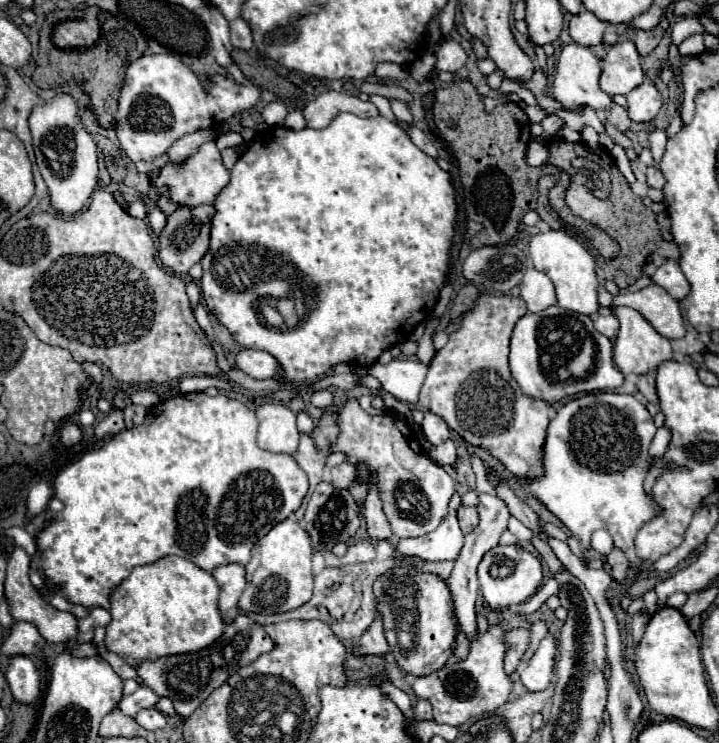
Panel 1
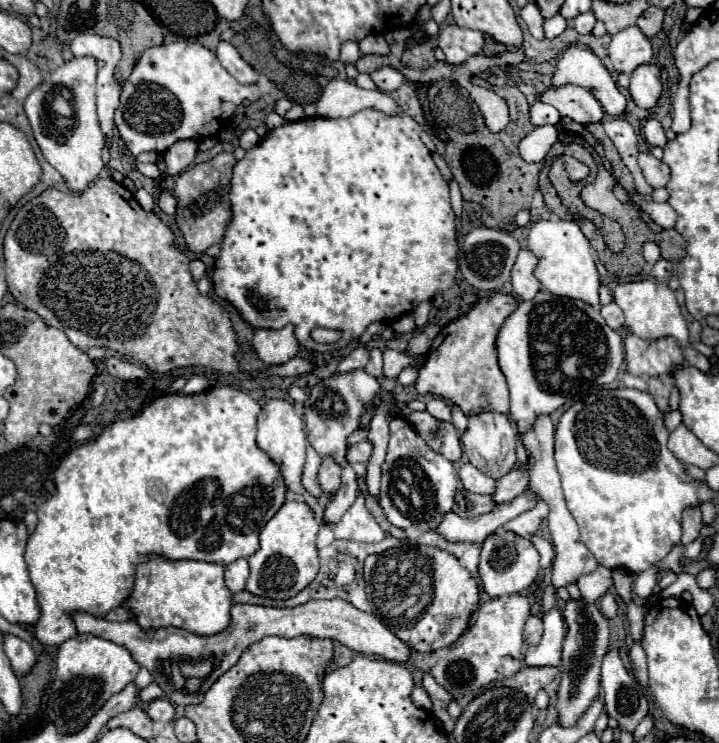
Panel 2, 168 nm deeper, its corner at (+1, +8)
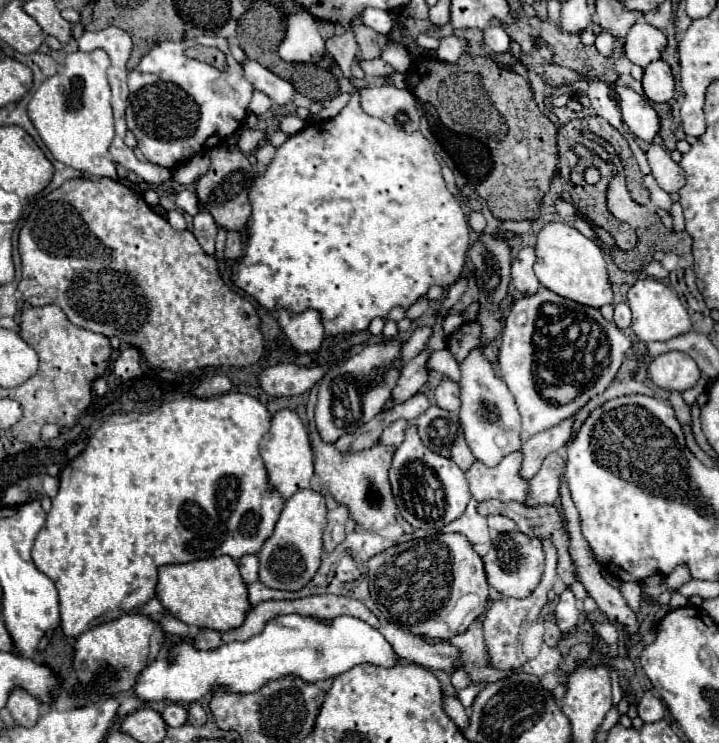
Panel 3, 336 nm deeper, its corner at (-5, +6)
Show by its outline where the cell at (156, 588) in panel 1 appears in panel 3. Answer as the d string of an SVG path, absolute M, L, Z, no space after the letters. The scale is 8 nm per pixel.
M230 556L162 566L158 570L156 598L180 622L216 632L228 632L242 626L246 612L250 610L248 588L238 572L238 564Z

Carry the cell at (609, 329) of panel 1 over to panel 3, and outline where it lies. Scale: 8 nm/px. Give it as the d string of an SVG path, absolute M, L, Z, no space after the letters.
M616 304L614 306L614 322L620 330L630 326L630 308L628 308L628 304Z

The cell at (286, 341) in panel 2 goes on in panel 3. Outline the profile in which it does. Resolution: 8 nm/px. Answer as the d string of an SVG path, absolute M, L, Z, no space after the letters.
M278 310L278 326L284 332L288 344L304 354L316 352L324 340L324 328L316 310L306 310L302 314L292 314L286 310Z

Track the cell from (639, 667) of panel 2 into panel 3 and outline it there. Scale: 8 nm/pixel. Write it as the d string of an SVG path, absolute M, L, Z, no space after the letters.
M646 690L642 700L638 702L638 716L642 718L642 722L650 724L650 722L660 722L664 720L664 704L662 700L652 692L652 690Z

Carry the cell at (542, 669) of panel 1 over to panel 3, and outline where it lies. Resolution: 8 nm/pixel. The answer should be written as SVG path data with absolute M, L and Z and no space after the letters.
M564 590L560 594L560 600L558 600L556 610L554 610L554 618L556 618L556 624L562 632L562 638L568 636L568 632L576 626L578 614L580 614L580 610L578 610L578 602L576 602L574 594L570 590Z

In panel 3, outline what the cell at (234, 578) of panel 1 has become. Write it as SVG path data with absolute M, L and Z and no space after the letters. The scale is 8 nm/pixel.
M248 554L248 556L242 556L238 560L238 568L240 568L240 574L242 574L242 580L250 586L258 580L258 558Z

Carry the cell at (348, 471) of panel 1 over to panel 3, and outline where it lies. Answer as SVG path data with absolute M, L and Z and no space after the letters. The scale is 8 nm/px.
M396 420L392 422L384 432L382 438L378 438L378 444L382 446L398 446L404 440L404 428L408 426L408 420Z

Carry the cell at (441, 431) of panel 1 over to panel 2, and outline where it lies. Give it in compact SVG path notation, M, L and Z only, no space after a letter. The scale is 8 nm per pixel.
M432 398L428 404L426 404L426 410L436 416L438 420L450 420L450 402L444 400L444 398Z

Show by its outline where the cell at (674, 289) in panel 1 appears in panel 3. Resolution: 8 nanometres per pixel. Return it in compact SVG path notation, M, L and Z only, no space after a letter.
M650 262L644 272L650 276L650 278L656 278L656 280L664 280L668 276L668 270L660 264L660 262Z

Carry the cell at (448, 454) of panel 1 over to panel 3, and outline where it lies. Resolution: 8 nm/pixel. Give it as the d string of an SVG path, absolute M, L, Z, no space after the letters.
M432 404L424 414L416 418L416 426L422 442L436 454L454 460L462 470L474 464L474 456L464 440L462 424L458 414L446 412Z

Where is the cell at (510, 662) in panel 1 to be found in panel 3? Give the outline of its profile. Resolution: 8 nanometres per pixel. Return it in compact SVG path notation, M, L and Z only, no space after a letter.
M546 620L544 622L544 642L548 644L548 646L556 646L558 644L558 640L560 640L560 630L558 630L558 626L552 622L552 620Z

